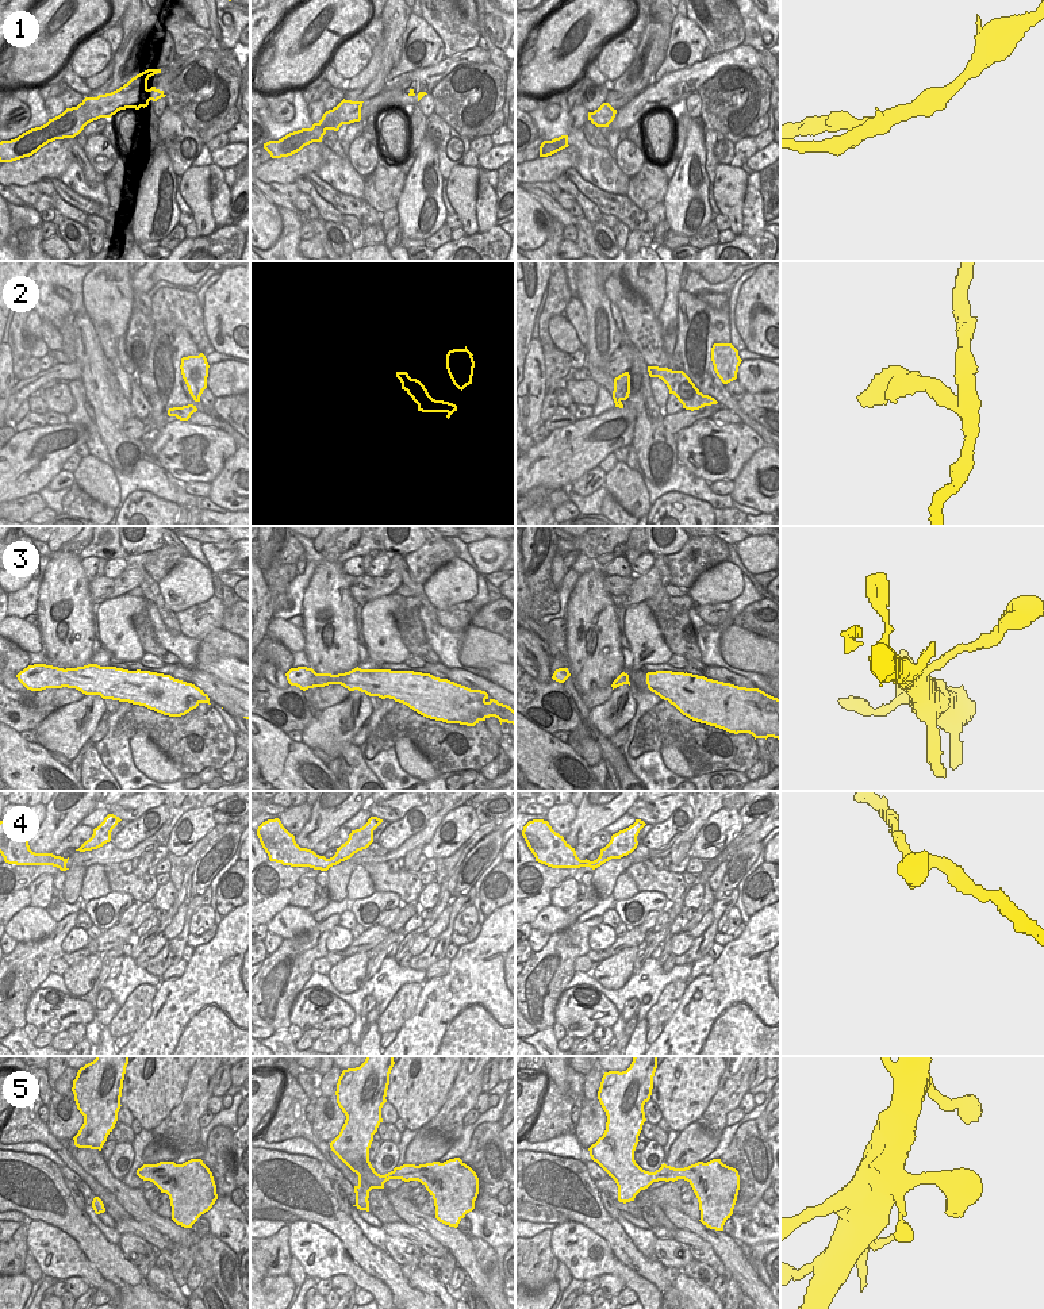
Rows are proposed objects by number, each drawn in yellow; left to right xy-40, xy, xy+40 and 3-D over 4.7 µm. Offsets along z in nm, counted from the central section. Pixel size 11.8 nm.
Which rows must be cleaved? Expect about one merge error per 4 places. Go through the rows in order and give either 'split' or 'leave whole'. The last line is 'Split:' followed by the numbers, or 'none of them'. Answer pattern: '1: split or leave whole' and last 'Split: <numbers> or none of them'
1: split
2: leave whole
3: leave whole
4: leave whole
5: leave whole
Split: 1

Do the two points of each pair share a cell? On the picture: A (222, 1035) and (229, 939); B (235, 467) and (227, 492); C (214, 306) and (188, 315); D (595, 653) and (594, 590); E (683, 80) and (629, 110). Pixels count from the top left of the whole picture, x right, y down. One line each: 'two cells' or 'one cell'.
A: one cell
B: one cell
C: two cells
D: one cell
E: one cell

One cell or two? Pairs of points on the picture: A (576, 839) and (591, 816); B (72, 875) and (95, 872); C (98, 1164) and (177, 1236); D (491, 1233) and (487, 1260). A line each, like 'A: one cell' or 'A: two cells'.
A: one cell
B: two cells
C: one cell
D: two cells

